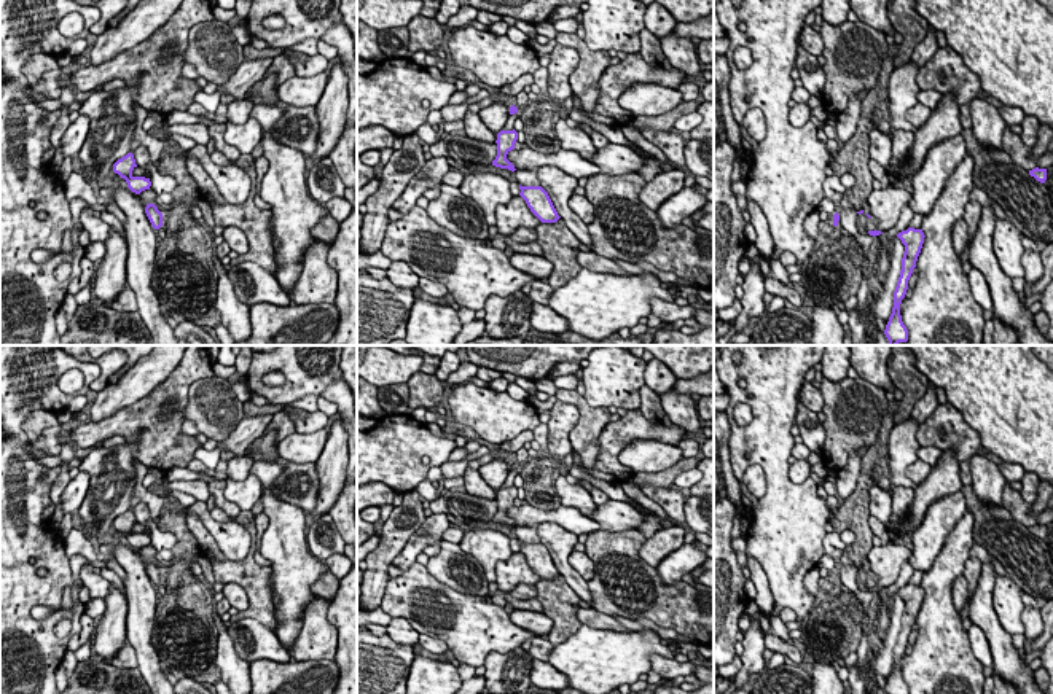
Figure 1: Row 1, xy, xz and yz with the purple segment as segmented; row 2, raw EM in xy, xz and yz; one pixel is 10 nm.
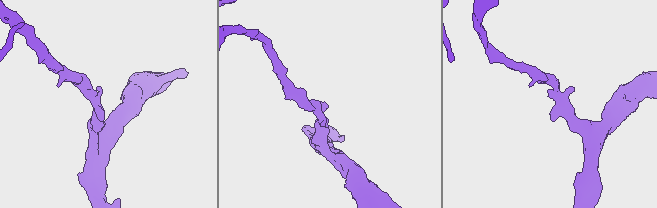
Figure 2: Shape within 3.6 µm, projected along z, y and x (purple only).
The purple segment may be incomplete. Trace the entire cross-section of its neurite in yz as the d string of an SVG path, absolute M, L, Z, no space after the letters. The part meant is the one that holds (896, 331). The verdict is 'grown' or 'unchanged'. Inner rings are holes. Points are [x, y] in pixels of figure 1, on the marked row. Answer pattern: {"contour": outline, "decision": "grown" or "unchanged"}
{"contour": "M908 228L906 231L898 232L897 237L905 245L905 253L902 258L900 277L894 291L892 314L884 329L889 345L897 345L898 342L908 341L908 329L902 322L900 304L906 294L908 280L913 274L913 269L916 267L916 261L921 253L926 236L922 229Z", "decision": "unchanged"}

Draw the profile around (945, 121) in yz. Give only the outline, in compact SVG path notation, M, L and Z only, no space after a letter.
M943 94L937 108L930 113L930 119L926 121L914 132L914 143L908 153L908 159L891 161L889 188L898 188L906 178L913 178L922 167L924 159L932 146L954 137L962 132L961 105L953 94Z

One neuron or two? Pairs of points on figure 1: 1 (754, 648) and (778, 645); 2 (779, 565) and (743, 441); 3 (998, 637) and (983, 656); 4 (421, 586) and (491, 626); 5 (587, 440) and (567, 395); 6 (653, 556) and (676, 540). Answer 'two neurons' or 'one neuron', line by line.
1: two neurons
2: one neuron
3: two neurons
4: one neuron
5: one neuron
6: one neuron

